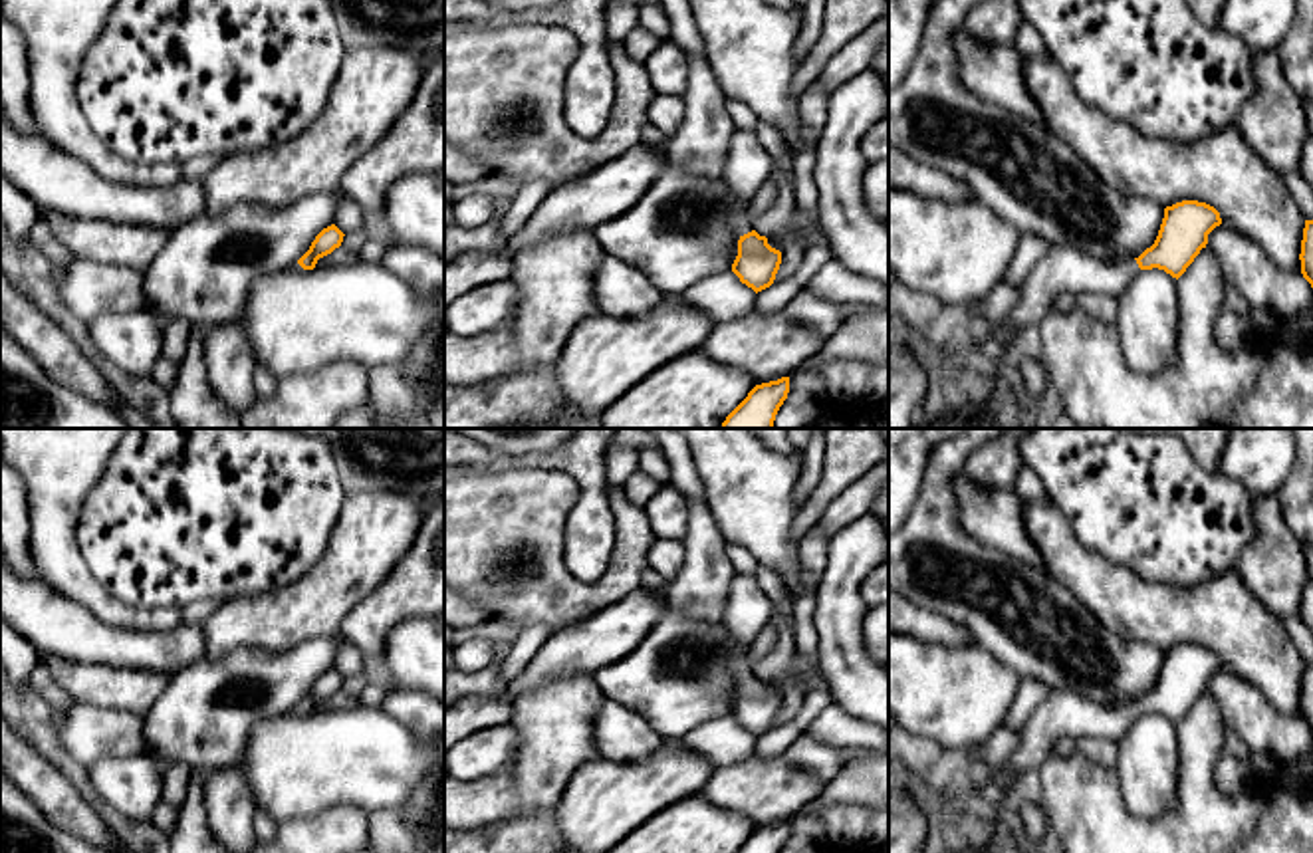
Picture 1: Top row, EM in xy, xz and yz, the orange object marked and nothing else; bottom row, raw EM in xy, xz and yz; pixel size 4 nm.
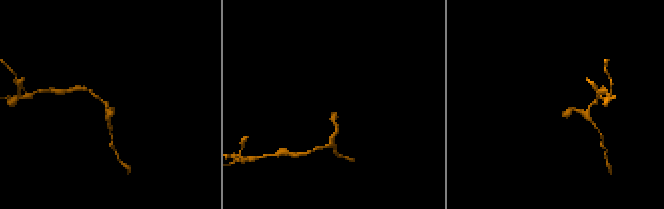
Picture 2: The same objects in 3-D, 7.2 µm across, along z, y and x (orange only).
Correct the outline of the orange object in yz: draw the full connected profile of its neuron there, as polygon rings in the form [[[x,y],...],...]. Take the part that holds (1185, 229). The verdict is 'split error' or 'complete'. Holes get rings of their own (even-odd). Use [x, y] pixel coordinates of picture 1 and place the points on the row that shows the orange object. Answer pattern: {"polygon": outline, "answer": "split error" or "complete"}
{"polygon": [[[1182,200],[1164,208],[1158,236],[1138,258],[1121,262],[1097,260],[1069,244],[1051,246],[1021,284],[1019,300],[1002,327],[978,329],[978,347],[1002,365],[1010,335],[1037,325],[1059,294],[1099,292],[1119,298],[1140,270],[1164,270],[1180,278],[1208,244],[1208,234],[1222,224],[1220,212],[1198,200]]], "answer": "split error"}

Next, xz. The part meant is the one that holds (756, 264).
{"polygon": [[[740,129],[730,139],[722,169],[722,179],[740,206],[734,218],[740,240],[732,272],[756,294],[774,284],[781,264],[781,252],[772,248],[768,238],[754,230],[754,222],[750,220],[750,202],[770,179],[772,161],[756,133]]], "answer": "split error"}

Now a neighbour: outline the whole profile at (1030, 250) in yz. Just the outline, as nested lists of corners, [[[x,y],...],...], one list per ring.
[[[1021,236],[1015,256],[1008,266],[1002,284],[1021,288],[1033,266],[1047,254],[1049,242],[1037,236]]]

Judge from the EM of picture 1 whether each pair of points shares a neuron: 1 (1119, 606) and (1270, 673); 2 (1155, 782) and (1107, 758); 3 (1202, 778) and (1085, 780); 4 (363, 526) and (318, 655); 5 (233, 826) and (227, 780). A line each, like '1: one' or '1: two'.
1: one
2: two
3: one
4: two
5: one

